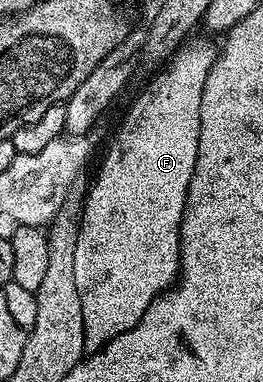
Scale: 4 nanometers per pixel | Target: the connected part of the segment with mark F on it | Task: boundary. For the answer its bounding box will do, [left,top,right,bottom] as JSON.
[73,47,217,353]

